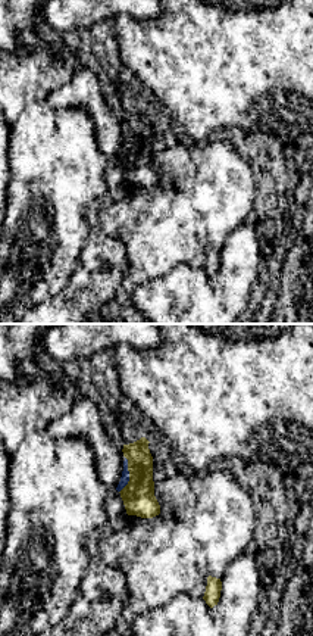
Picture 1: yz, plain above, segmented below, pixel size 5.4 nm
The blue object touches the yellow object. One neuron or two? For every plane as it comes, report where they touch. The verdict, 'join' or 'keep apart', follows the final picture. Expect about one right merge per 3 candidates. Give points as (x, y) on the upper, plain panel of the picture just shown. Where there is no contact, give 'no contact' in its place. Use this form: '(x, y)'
(128, 145)

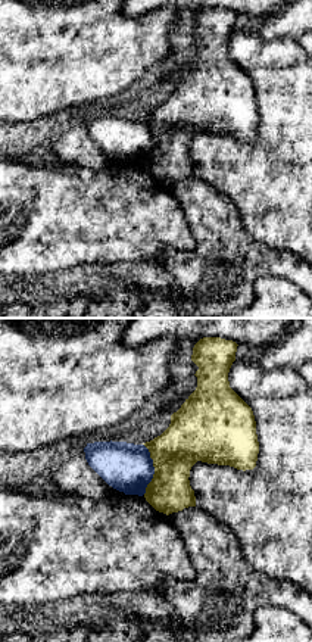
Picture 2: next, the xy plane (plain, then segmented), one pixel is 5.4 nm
(153, 139)

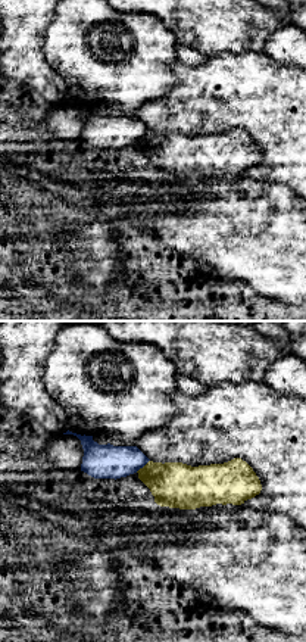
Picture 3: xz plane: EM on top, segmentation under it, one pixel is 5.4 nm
(141, 137)

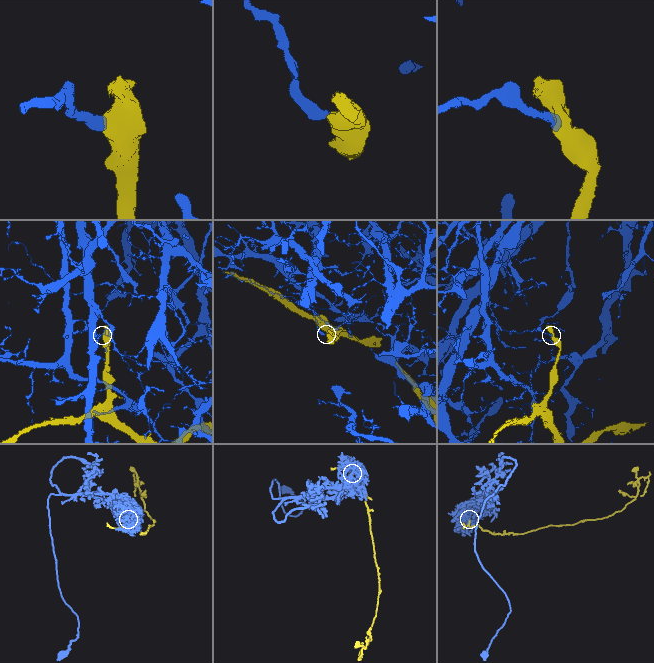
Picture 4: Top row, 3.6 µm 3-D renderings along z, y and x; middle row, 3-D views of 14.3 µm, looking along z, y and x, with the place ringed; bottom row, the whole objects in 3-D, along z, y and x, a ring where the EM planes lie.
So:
keep apart

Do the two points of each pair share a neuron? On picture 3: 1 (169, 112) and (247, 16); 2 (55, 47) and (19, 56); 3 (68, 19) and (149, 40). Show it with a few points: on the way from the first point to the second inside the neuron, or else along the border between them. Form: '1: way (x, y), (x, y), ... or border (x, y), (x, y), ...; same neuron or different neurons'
1: border (250, 52), (222, 53), (209, 58); different neurons
2: border (52, 18), (44, 34), (43, 56), (63, 78); different neurons
3: way (81, 46), (94, 64), (114, 68), (130, 66); same neuron

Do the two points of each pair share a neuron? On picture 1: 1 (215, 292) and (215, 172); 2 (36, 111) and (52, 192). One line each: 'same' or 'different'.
1: different
2: same

